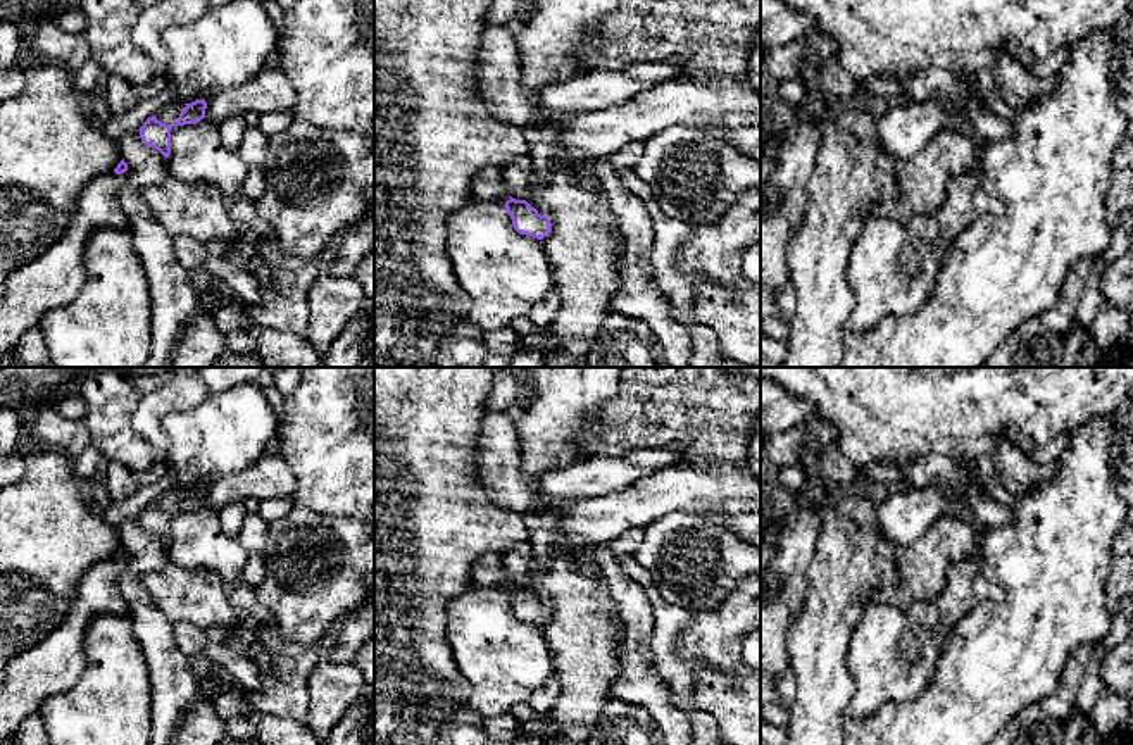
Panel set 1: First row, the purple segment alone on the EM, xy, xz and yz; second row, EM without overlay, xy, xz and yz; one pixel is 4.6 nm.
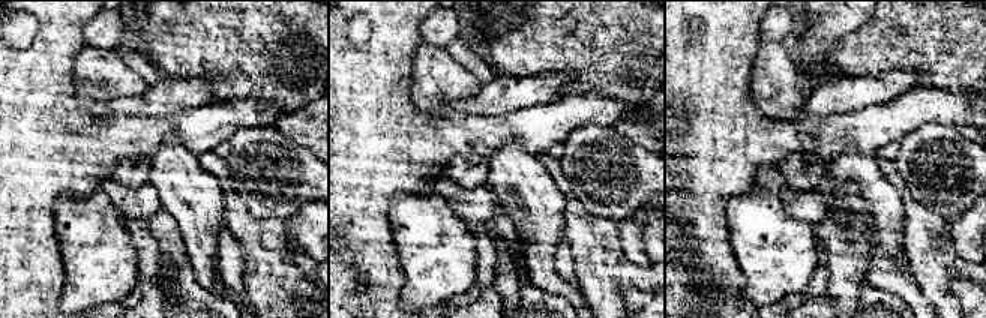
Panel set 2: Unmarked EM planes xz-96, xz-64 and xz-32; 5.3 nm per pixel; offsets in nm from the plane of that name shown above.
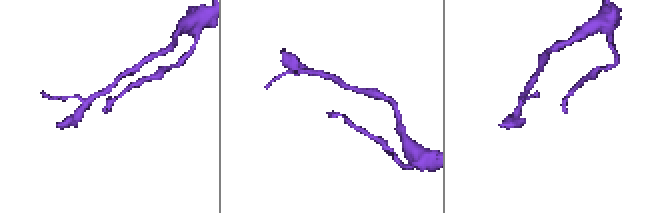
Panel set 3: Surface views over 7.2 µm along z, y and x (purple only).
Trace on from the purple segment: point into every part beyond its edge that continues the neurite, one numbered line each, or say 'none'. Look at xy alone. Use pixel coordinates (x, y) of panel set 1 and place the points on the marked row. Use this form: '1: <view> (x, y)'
none

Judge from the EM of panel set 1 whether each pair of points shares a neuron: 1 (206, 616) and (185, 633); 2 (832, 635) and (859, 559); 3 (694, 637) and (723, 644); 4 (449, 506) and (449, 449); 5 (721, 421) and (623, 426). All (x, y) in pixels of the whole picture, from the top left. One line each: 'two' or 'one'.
1: two
2: one
3: one
4: one
5: one

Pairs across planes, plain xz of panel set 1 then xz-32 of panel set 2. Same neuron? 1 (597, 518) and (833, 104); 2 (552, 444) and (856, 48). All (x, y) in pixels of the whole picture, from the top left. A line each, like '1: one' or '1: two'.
1: two
2: two

